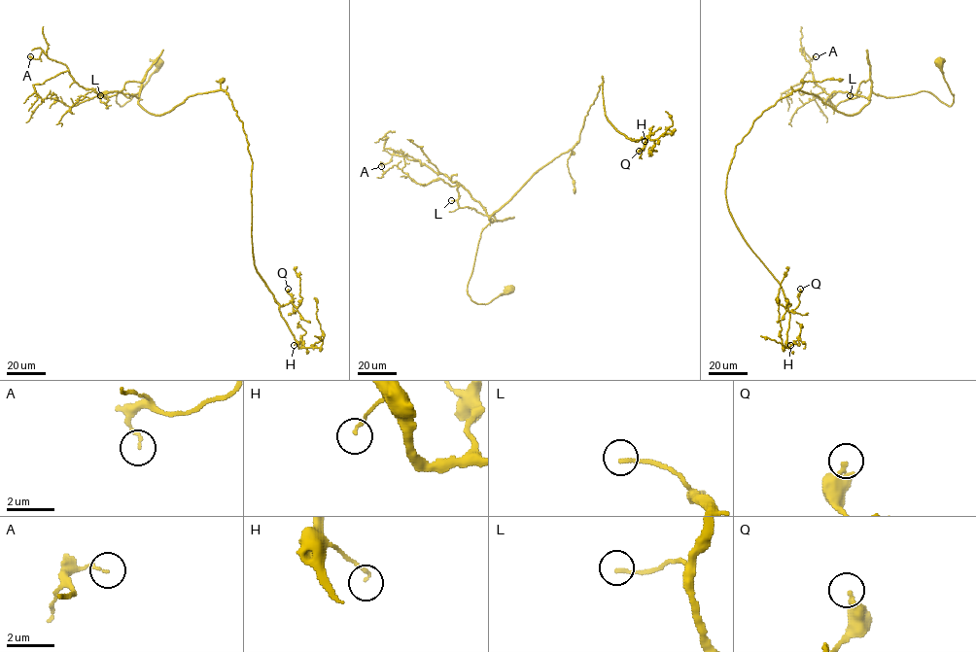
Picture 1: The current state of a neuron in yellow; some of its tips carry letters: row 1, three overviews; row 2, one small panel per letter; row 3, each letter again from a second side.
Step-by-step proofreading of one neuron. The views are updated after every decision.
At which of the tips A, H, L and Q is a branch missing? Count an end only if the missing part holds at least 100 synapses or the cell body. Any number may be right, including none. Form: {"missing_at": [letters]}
{"missing_at": []}

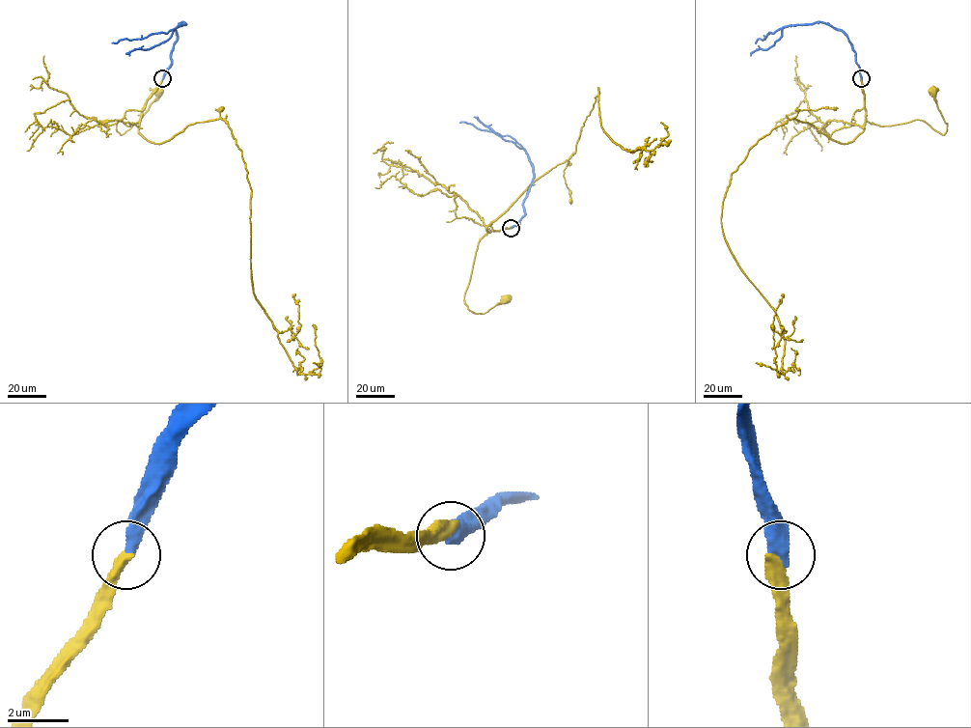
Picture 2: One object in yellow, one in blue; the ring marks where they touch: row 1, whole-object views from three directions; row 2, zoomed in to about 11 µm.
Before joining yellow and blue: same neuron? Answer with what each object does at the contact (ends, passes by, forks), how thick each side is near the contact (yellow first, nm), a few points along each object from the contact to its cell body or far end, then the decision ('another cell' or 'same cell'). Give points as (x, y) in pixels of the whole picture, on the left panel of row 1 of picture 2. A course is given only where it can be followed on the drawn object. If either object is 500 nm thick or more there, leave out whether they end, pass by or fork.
yellow ends there; blue ends there; 440 nm thick on the yellow side, 480 nm on the other; yellow runs (162, 78), (147, 100), (140, 119), (129, 126), (121, 120), (117, 123), (121, 134), (139, 123), (156, 90); blue runs (162, 78), (171, 63), (171, 51), (177, 41), (175, 29), (181, 22), (185, 23), (167, 33), (111, 42); same cell

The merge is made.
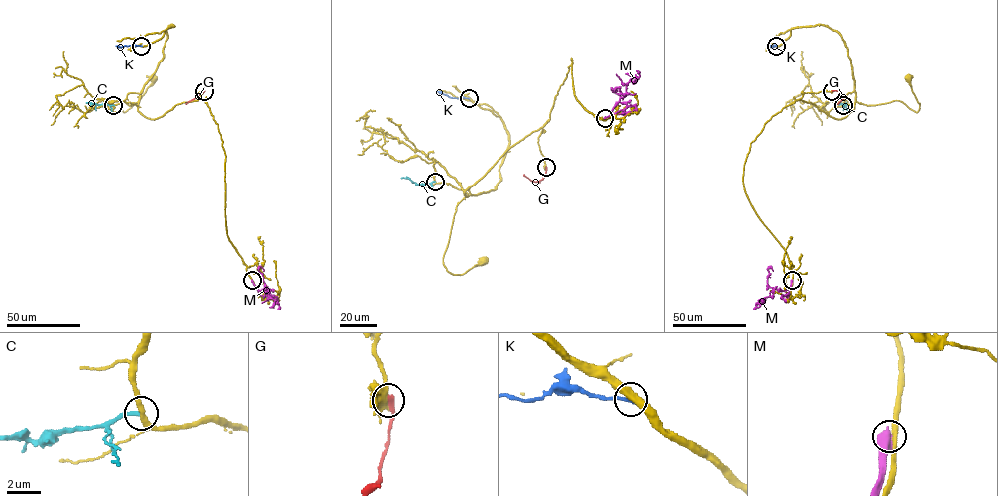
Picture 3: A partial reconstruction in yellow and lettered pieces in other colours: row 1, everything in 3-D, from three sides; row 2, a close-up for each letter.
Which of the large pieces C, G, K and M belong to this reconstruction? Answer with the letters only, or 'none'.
none

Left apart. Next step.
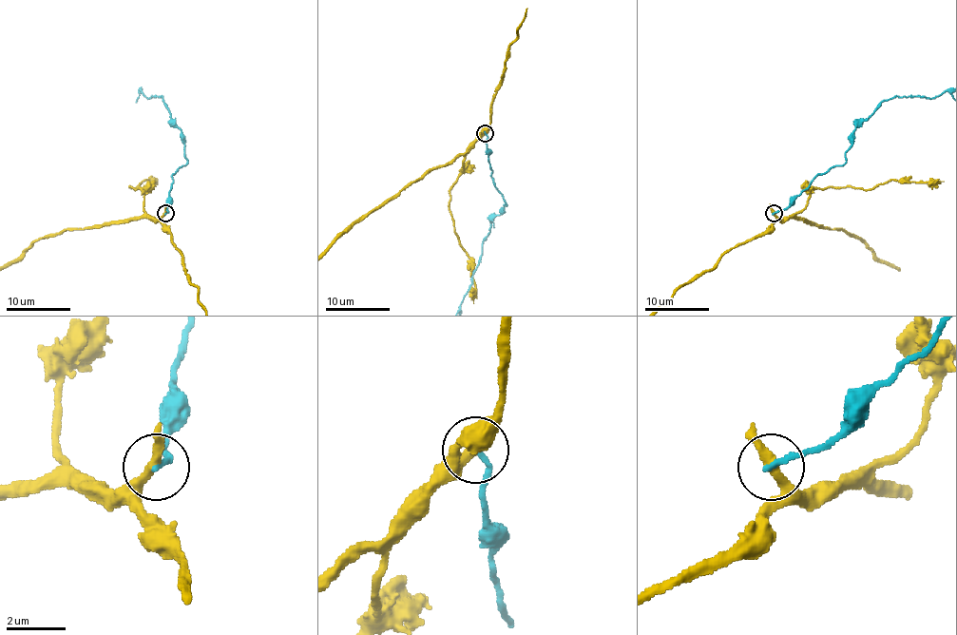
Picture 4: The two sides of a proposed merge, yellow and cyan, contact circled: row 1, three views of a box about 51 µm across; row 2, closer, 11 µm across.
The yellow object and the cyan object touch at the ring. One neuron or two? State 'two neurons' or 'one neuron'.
two neurons

